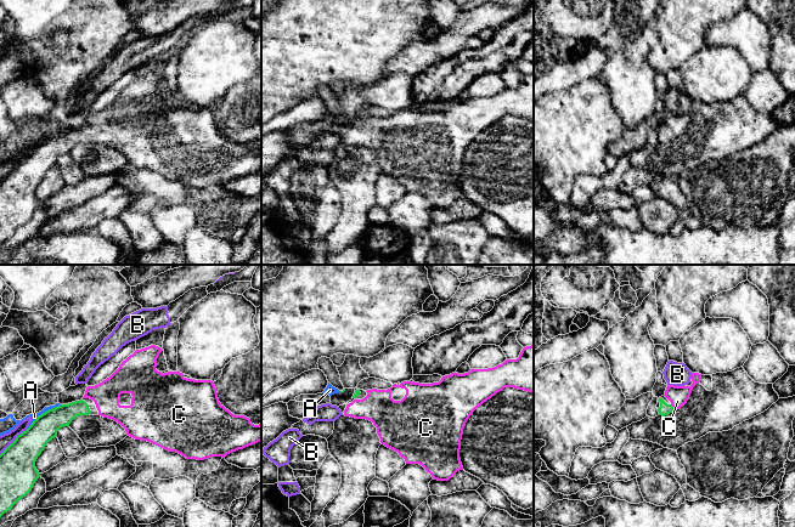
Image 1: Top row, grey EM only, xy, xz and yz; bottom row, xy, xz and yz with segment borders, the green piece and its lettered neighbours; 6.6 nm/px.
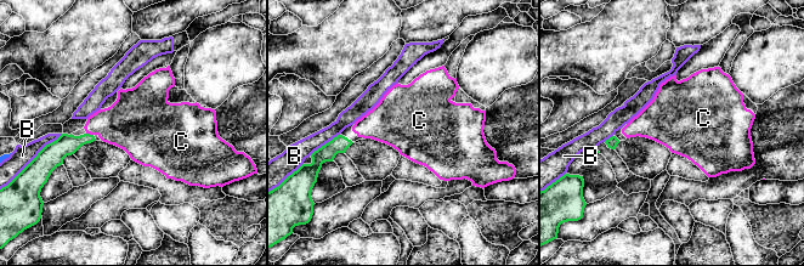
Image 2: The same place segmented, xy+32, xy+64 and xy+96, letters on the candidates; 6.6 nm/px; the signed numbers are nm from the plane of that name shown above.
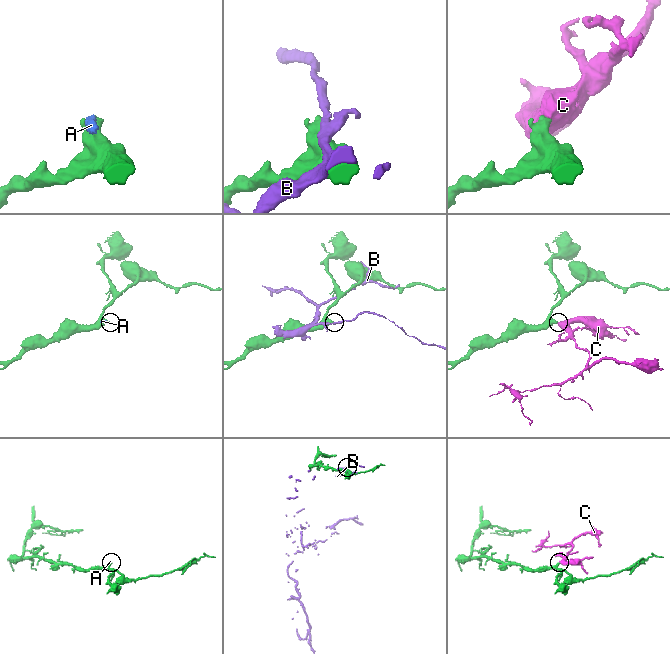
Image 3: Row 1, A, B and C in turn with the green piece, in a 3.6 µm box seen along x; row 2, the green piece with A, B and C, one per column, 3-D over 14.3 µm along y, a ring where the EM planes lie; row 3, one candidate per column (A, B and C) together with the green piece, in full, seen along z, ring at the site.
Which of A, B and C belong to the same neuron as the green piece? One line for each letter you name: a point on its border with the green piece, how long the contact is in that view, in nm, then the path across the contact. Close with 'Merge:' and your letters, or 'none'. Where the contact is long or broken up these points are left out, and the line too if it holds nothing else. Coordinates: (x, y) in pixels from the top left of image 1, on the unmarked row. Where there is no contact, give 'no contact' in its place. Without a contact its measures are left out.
C: yz (671, 134) | 40 nm | across yz (664, 137), (671, 134), (678, 124)
Merge: C

